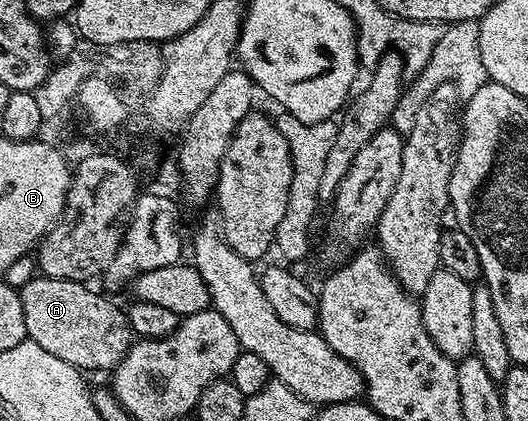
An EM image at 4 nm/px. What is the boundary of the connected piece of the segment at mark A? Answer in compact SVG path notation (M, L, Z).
M42 274L35 278L18 287L28 339L42 345L46 353L54 353L54 357L62 357L62 361L80 368L81 372L108 373L115 369L134 342L127 310L111 303L107 294L91 291L88 283Z

